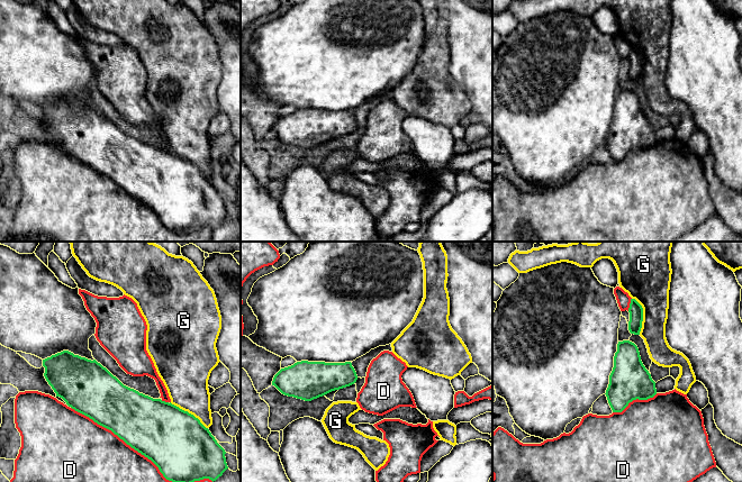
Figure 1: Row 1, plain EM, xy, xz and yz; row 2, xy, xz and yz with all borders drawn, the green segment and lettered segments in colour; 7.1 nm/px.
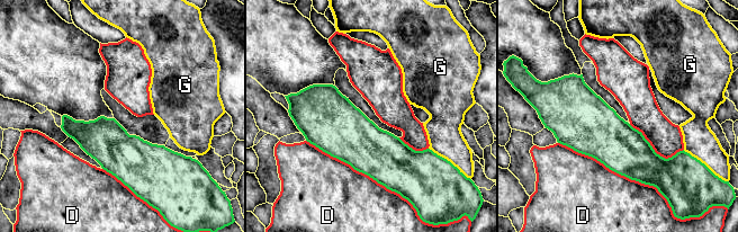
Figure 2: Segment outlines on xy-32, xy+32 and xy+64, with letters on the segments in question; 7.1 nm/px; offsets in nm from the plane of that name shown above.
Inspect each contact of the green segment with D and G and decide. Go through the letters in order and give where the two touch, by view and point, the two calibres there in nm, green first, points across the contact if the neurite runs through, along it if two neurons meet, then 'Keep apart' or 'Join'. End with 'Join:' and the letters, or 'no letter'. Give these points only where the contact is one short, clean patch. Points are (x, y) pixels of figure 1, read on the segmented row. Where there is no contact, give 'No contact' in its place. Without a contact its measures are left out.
D: Touches green at xy (123, 439). Thickness 420 nm (green) against 420 nm. Keep apart
G: Touches green at xy (188, 412). Thickness 440 nm (green) against 320 nm. Keep apart
Join: no letter

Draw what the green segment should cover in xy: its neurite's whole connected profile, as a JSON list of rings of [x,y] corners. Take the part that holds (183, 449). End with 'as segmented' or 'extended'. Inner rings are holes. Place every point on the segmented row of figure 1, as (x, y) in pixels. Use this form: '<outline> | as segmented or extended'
[[[63,351],[43,360],[43,366],[45,367],[44,376],[56,393],[56,397],[62,398],[75,411],[111,430],[132,448],[151,460],[166,480],[172,482],[194,482],[209,479],[214,482],[228,469],[225,449],[198,418],[171,402],[153,399],[124,385],[96,360],[91,361],[74,355],[69,351]]] | as segmented

